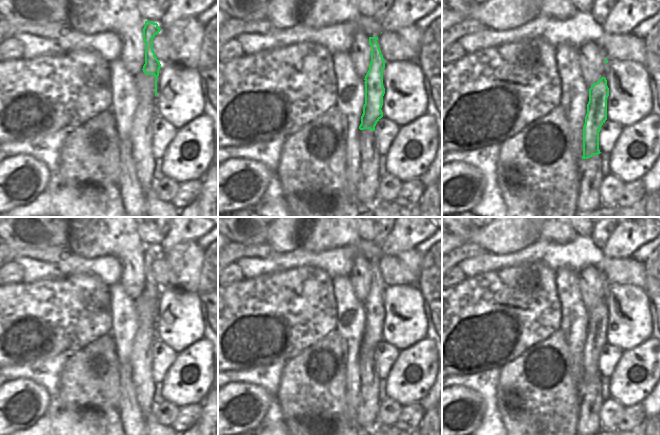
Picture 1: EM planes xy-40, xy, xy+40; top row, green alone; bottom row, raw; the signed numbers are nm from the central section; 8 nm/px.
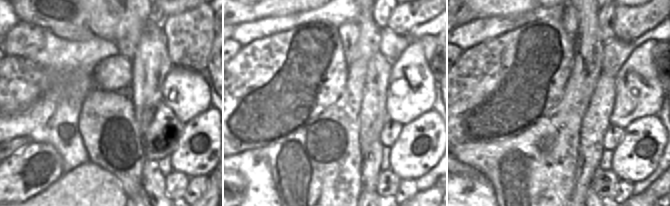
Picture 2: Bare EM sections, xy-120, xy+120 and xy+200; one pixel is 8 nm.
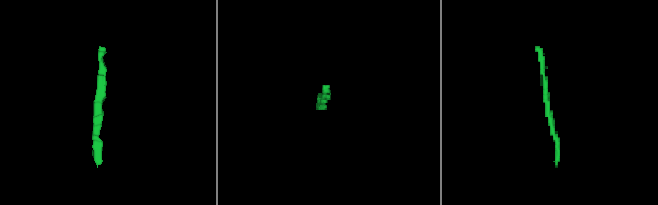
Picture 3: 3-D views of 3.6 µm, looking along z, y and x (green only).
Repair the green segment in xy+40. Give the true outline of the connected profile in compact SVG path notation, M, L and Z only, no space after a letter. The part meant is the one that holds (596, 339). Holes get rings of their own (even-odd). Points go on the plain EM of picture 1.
M605 301L599 303L589 313L589 326L583 350L582 383L588 383L601 377L599 374L599 356L607 344L608 320L609 312Z

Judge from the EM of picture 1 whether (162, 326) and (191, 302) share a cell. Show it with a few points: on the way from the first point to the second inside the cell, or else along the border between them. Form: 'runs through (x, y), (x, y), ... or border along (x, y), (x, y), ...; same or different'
runs through (170, 326), (183, 310); same

